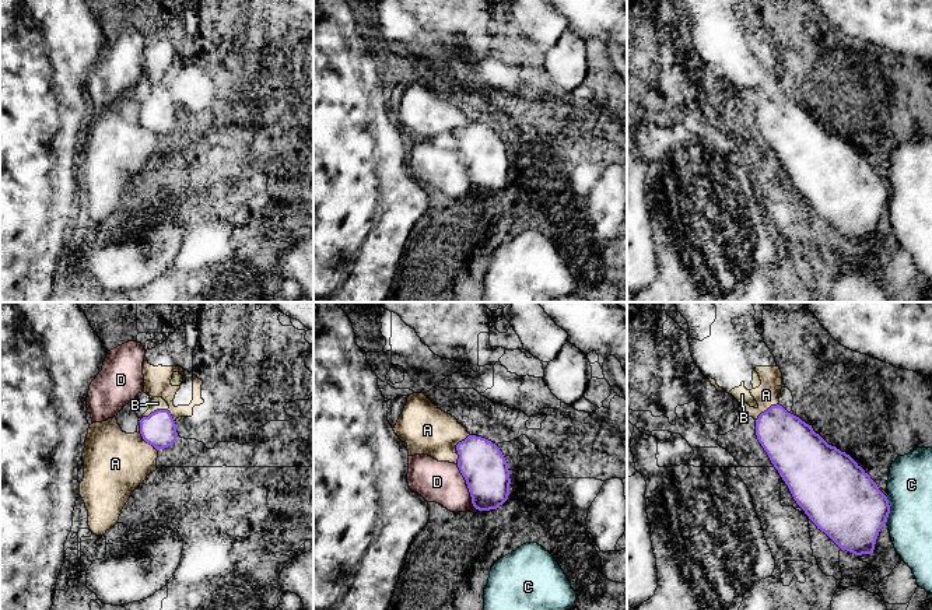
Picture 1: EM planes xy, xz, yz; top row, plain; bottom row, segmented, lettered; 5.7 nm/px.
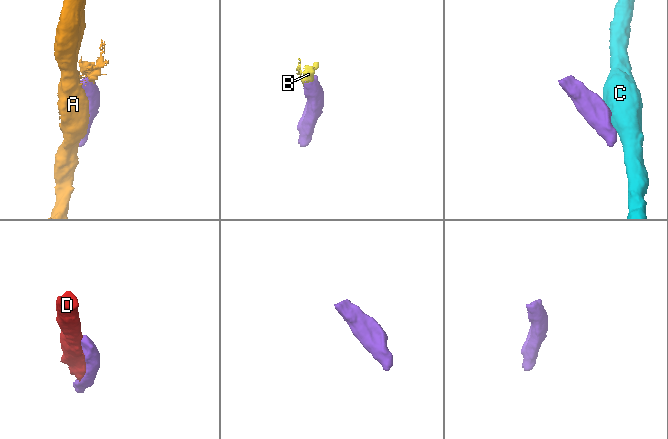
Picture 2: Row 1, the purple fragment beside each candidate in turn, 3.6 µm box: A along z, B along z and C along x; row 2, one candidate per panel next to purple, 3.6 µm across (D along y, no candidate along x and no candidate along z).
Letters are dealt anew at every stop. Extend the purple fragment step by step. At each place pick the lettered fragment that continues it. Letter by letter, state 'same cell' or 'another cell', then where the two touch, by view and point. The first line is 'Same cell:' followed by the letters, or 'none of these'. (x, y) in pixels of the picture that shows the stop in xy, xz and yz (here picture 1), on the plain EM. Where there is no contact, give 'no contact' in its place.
Same cell: B
A: another cell; contact xz (456, 135)
B: same cell; contact xy (154, 98)
C: another cell; contact yz (889, 197)
D: another cell; contact xz (470, 182)

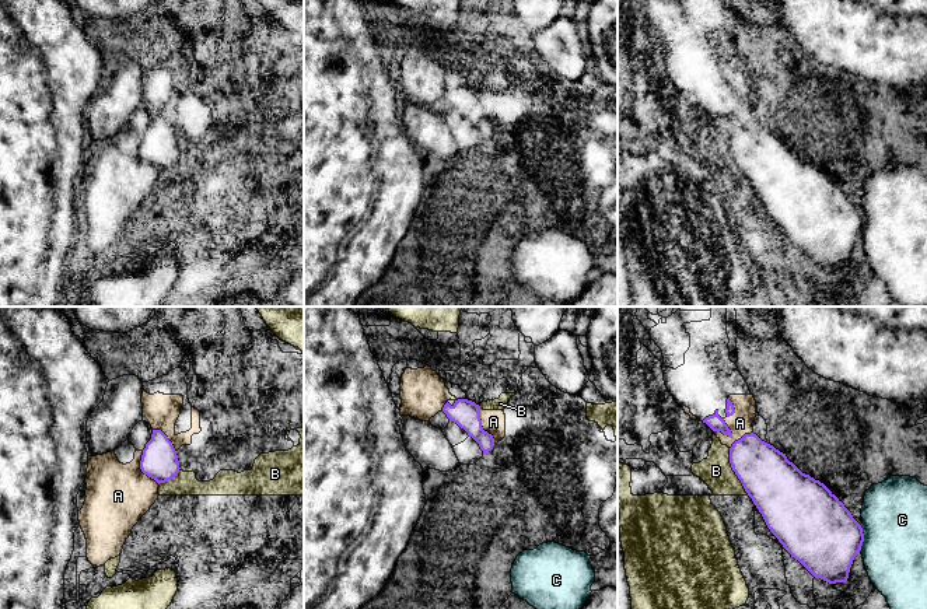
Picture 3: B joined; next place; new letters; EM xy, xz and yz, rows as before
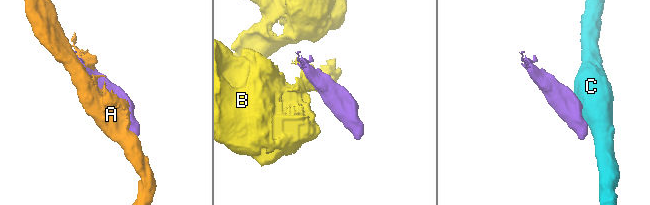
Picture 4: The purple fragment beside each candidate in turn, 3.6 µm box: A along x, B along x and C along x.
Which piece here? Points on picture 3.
Same cell: none of these
A: another cell; contact xy (140, 154)
B: another cell; contact yz (734, 157)
C: another cell; contact yz (863, 226)

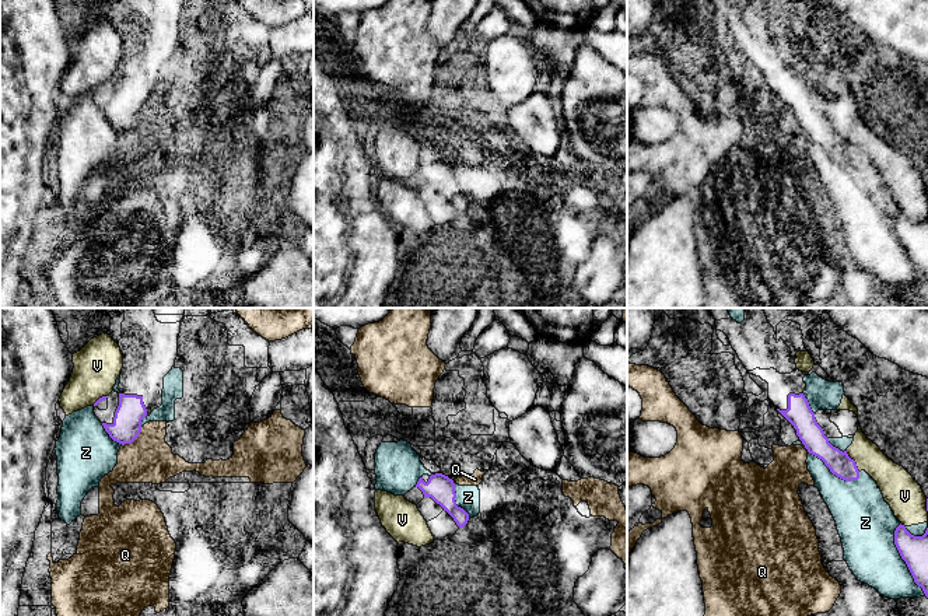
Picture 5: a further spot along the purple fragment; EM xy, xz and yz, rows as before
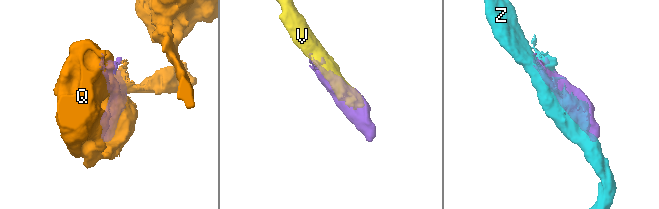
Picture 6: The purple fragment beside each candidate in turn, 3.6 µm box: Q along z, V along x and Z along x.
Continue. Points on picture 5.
Same cell: none of these
Q: another cell; contact xy (133, 126)
V: another cell; contact yz (854, 147)
Z: another cell; contact yz (902, 244)

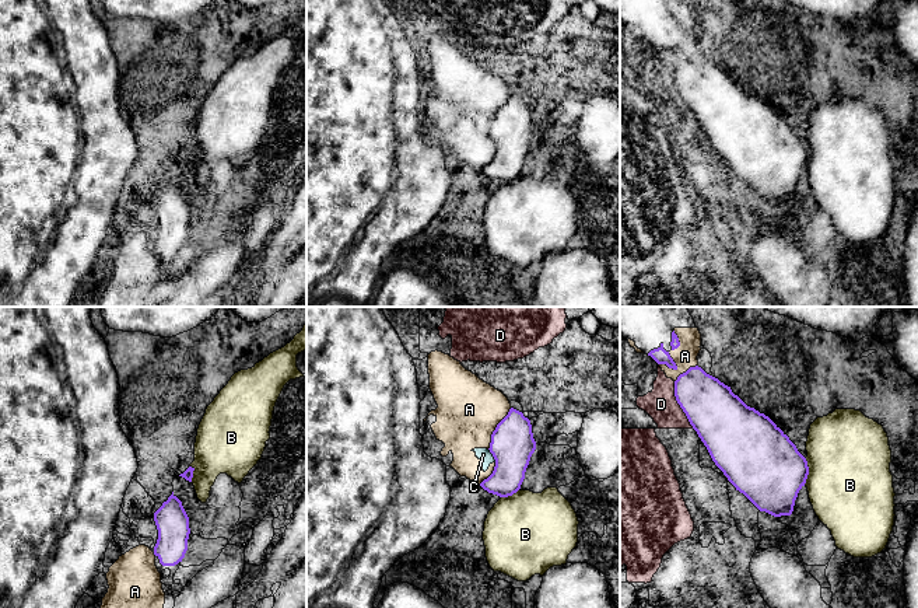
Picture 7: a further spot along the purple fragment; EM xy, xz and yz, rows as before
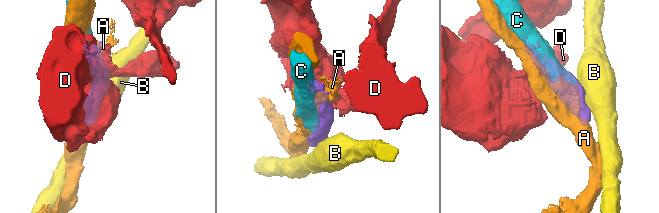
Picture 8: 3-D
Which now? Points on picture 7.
Same cell: none of these
A: another cell; contact xz (496, 115)
B: another cell; contact yz (808, 159)
C: another cell; contact xz (493, 142)
D: another cell; contact yz (679, 90)

